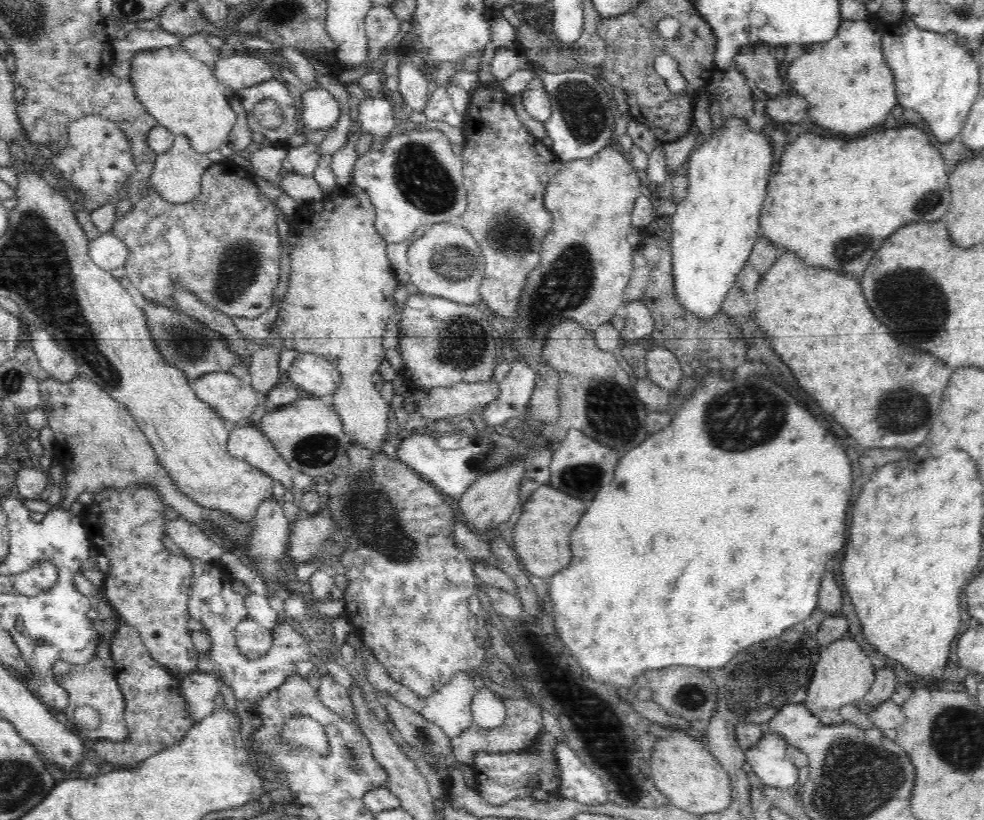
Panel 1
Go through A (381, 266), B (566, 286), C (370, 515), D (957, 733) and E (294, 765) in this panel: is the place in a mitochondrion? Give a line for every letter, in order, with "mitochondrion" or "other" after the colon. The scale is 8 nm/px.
A: other
B: mitochondrion
C: mitochondrion
D: mitochondrion
E: other

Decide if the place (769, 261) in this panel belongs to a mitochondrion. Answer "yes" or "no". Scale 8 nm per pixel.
no

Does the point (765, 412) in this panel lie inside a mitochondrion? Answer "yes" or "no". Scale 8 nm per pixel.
yes

